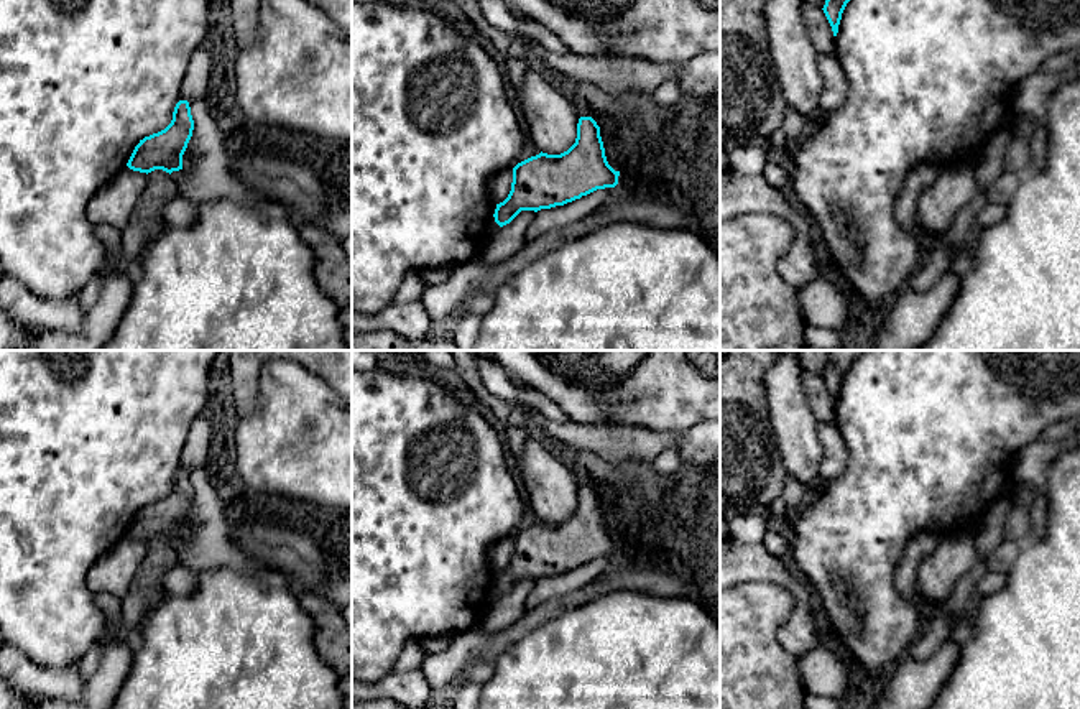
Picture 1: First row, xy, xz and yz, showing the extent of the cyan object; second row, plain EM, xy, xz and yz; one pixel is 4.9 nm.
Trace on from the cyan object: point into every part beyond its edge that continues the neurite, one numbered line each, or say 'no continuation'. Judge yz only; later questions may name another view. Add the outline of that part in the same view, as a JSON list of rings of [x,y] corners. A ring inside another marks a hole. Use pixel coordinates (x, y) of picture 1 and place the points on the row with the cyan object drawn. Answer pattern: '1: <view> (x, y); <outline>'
no continuation

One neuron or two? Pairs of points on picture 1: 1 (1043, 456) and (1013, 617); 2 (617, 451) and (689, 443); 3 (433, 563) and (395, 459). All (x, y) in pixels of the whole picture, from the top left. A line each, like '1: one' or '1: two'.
1: two
2: one
3: one

